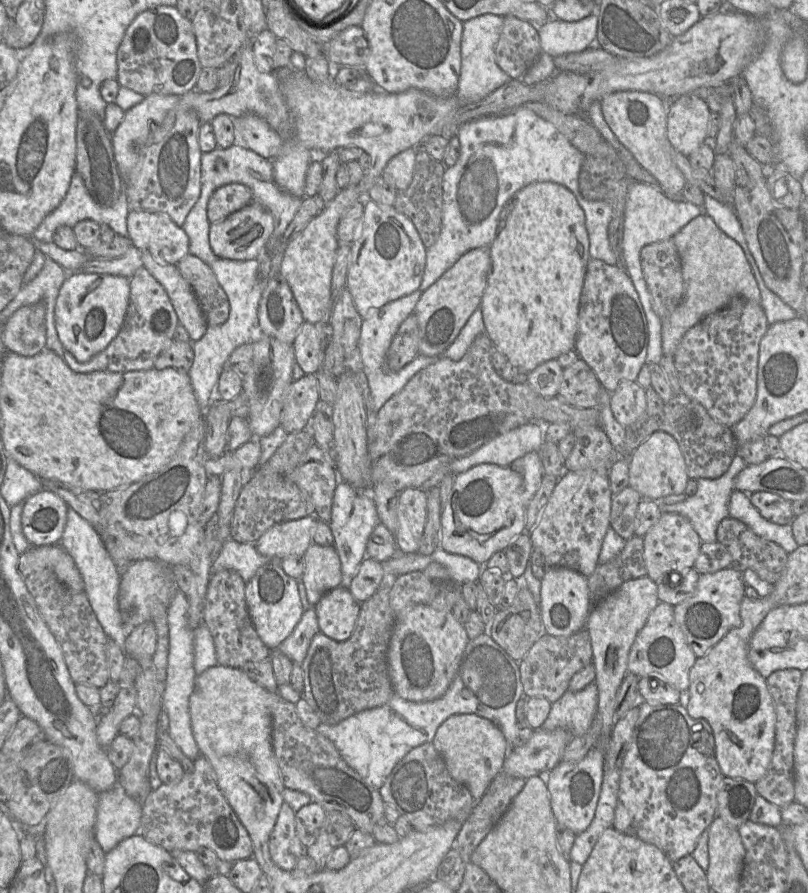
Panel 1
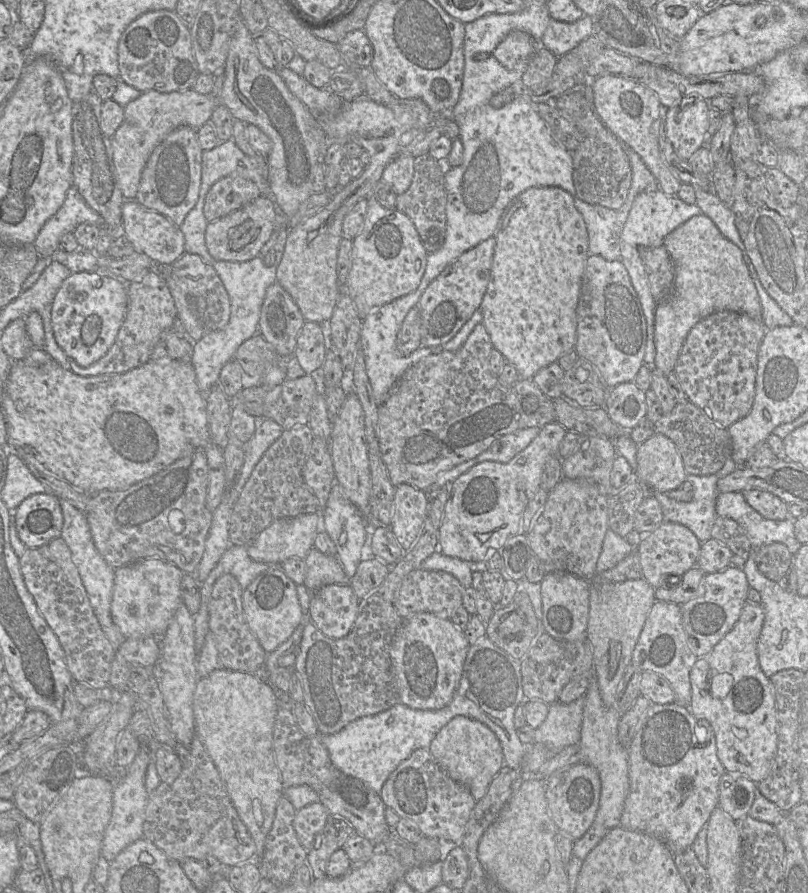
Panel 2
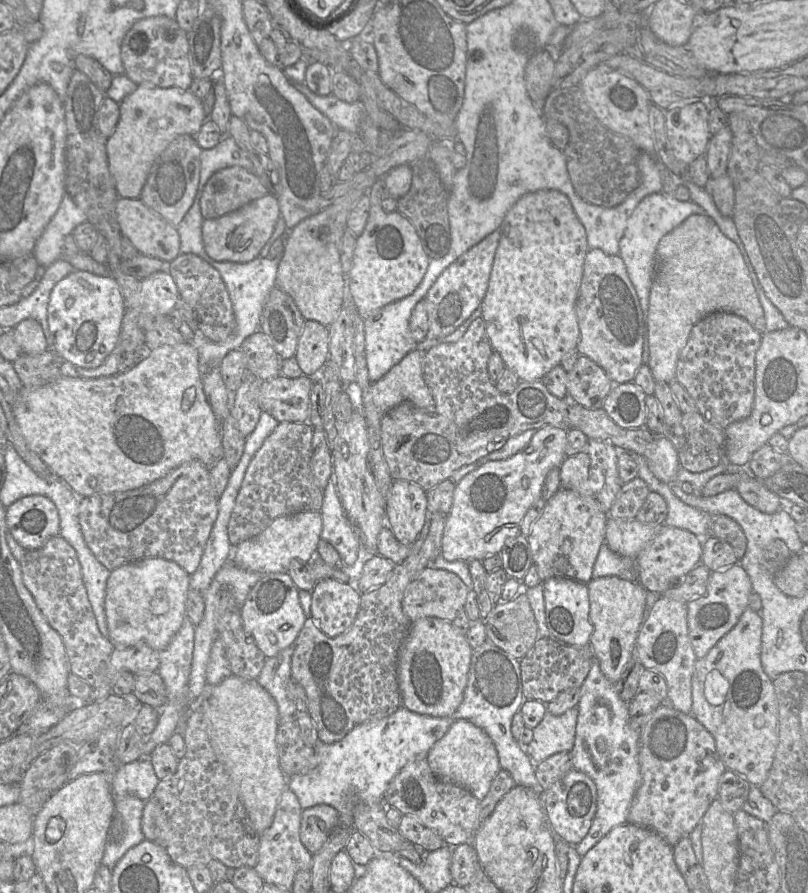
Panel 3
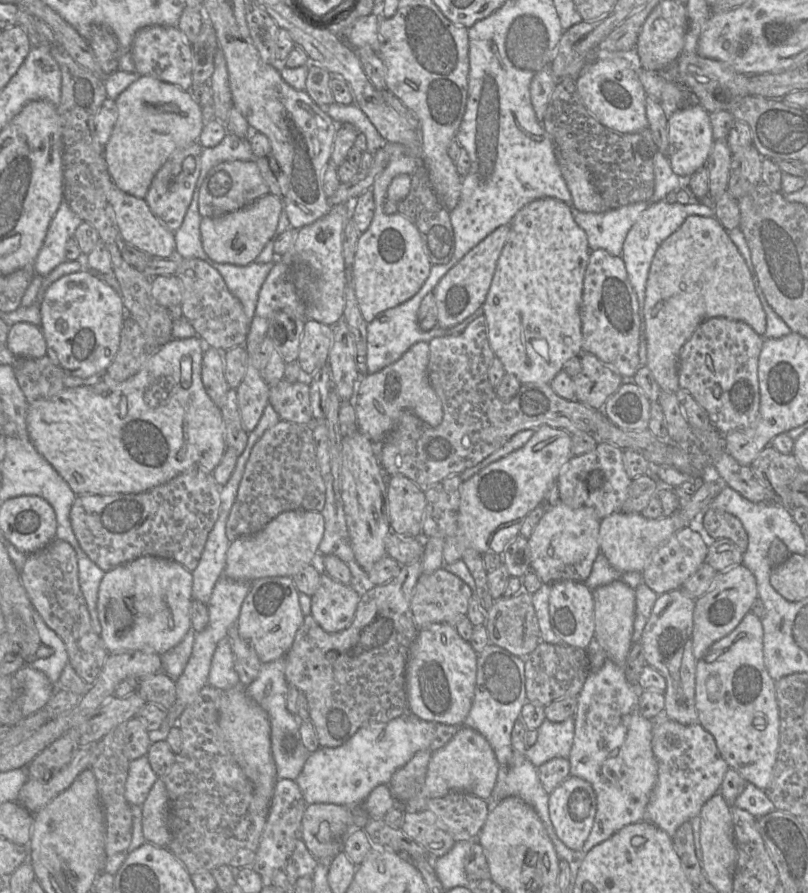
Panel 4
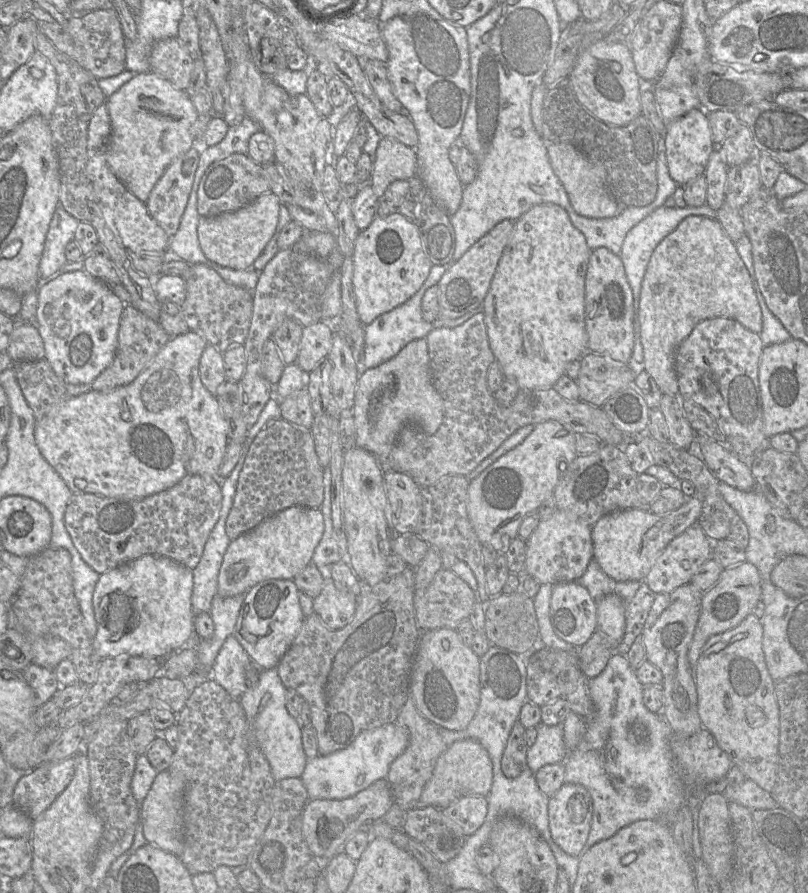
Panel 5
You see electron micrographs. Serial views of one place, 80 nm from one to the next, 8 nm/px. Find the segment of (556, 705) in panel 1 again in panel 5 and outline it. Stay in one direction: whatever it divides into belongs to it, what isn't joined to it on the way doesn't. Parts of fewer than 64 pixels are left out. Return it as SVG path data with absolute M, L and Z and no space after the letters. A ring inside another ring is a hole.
M539 724L536 729L536 741L527 749L528 768L536 773L545 765L565 763L569 752L563 741L562 724Z

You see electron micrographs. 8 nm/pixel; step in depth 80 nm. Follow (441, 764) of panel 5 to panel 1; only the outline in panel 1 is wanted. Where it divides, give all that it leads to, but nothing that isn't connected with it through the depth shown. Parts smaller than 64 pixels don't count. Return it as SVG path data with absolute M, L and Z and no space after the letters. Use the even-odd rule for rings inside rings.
M474 714L450 716L439 726L432 743L443 757L451 777L468 788L475 802L502 771L510 750L501 730L490 720Z

